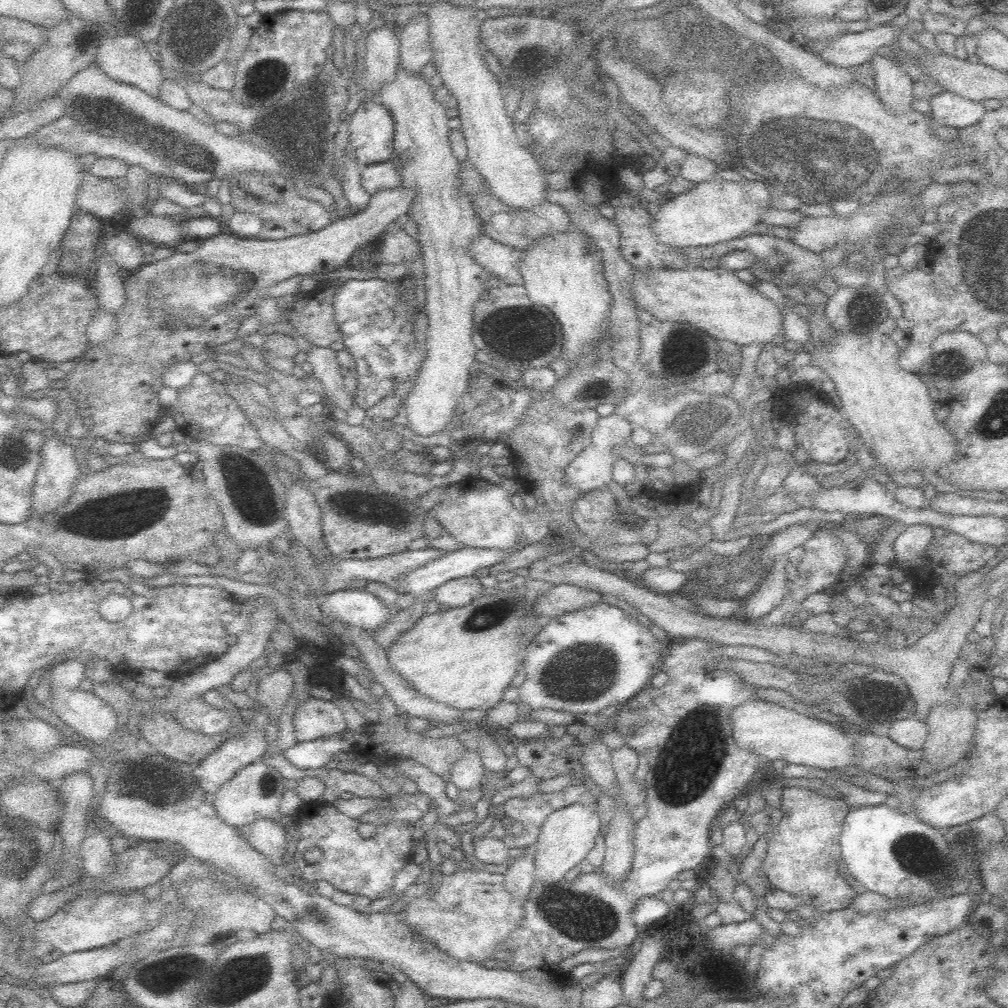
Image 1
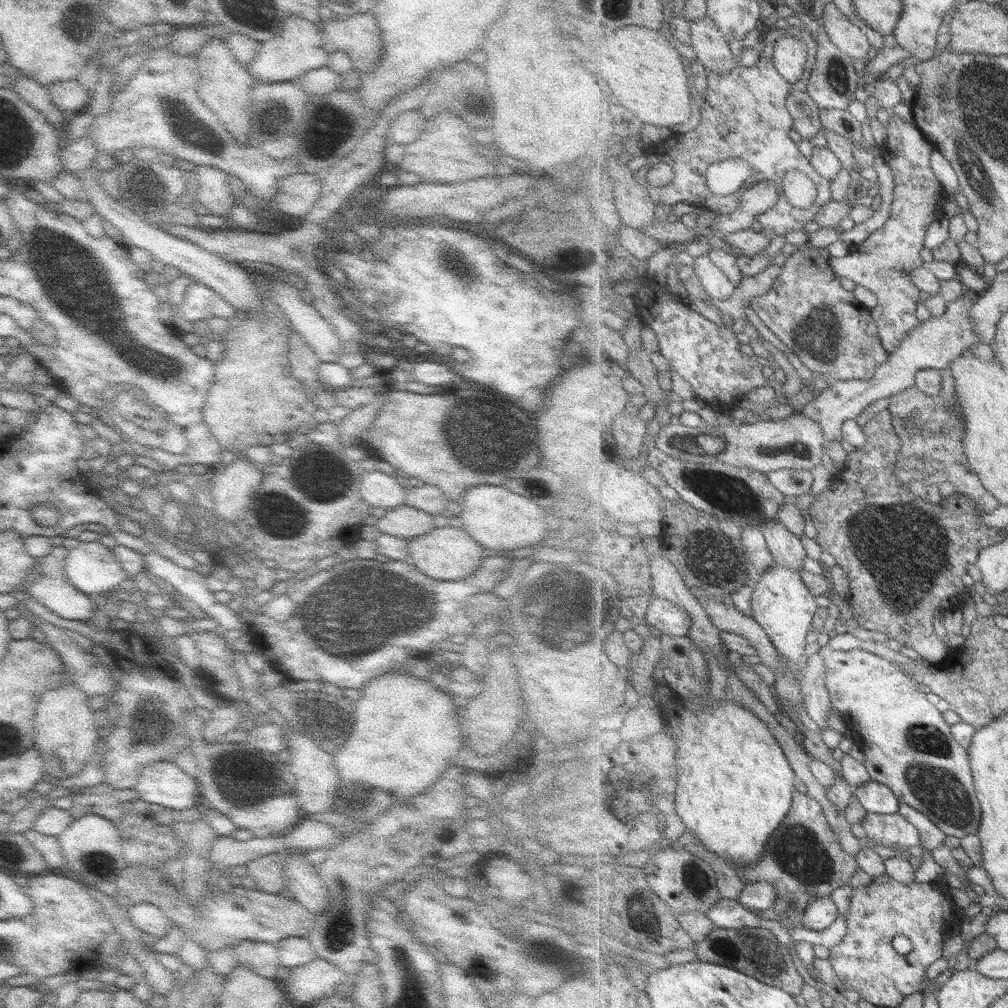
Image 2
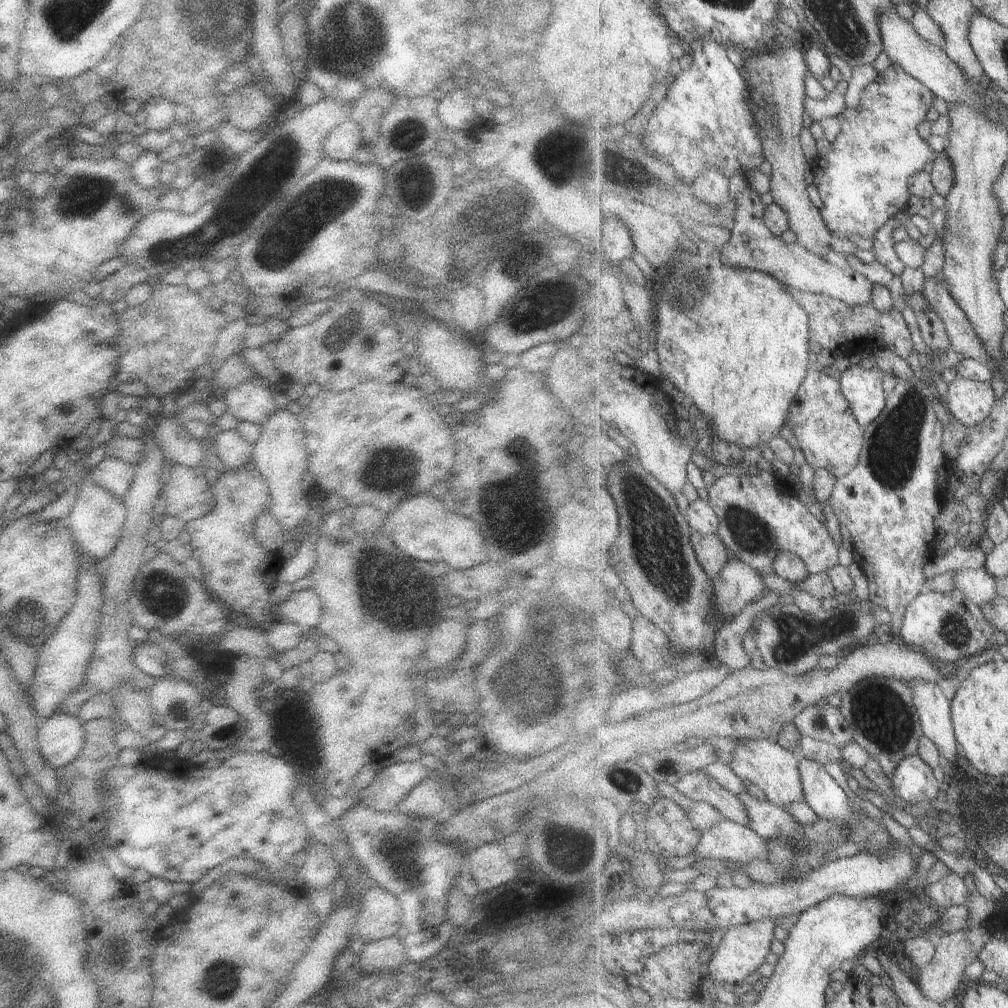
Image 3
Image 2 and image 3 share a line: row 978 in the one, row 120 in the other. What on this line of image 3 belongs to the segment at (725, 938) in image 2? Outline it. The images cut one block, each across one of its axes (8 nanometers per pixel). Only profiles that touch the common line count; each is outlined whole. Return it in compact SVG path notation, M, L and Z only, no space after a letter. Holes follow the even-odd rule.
M783 38L774 47L755 54L751 64L747 62L747 82L751 98L755 100L755 118L759 127L758 136L763 140L763 154L771 165L771 183L768 191L777 204L785 208L789 214L790 230L797 236L798 245L811 253L823 257L823 254L835 251L831 248L831 232L825 225L820 209L811 202L807 194L807 158L801 146L800 133L803 129L805 116L805 74L807 64L802 48L797 41Z

